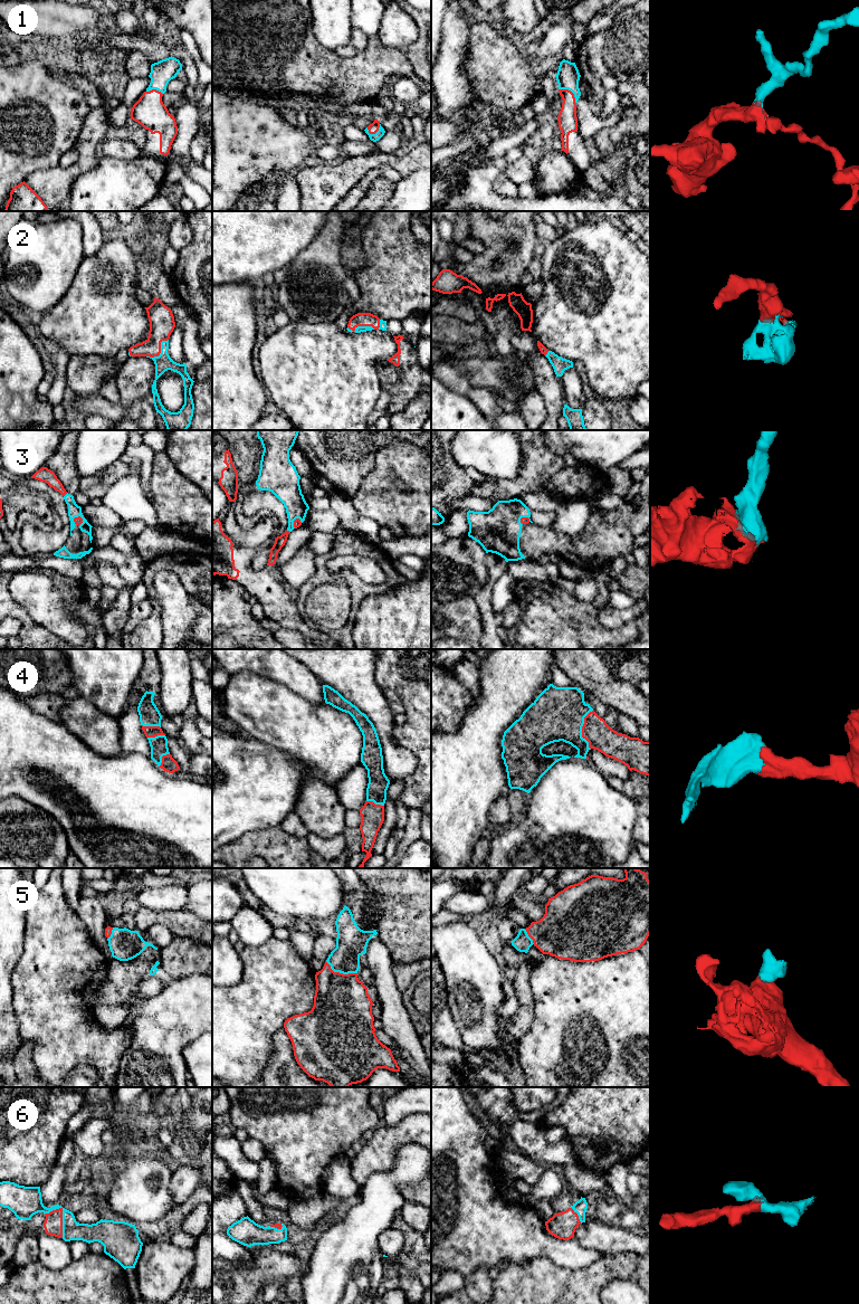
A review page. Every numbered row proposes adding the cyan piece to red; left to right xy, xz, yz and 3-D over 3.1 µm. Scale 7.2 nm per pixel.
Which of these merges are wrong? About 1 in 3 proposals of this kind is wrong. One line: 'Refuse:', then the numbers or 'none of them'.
Refuse: none of them

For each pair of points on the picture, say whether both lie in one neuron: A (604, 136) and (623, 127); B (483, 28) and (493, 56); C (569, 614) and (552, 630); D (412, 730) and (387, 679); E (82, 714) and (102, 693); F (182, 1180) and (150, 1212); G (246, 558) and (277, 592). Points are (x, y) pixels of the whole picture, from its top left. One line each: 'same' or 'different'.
A: same
B: same
C: different
D: same
E: different
F: different
G: same

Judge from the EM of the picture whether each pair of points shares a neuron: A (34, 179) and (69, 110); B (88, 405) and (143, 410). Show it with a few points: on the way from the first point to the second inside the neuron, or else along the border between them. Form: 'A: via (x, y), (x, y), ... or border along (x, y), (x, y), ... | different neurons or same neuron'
A: border along (57, 164), (32, 171), (24, 180) | different neurons
B: via (102, 407), (110, 410), (130, 410) | same neuron

